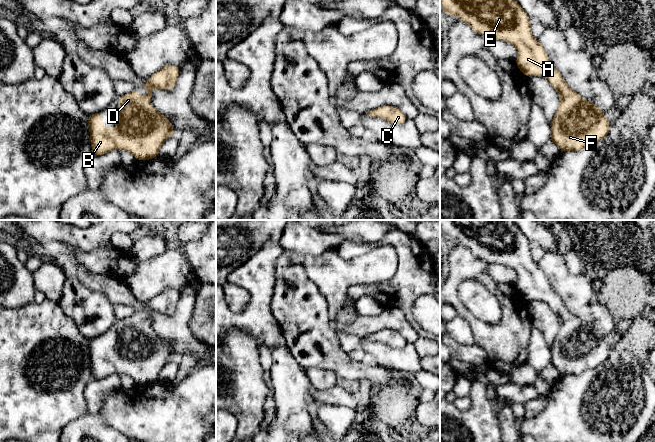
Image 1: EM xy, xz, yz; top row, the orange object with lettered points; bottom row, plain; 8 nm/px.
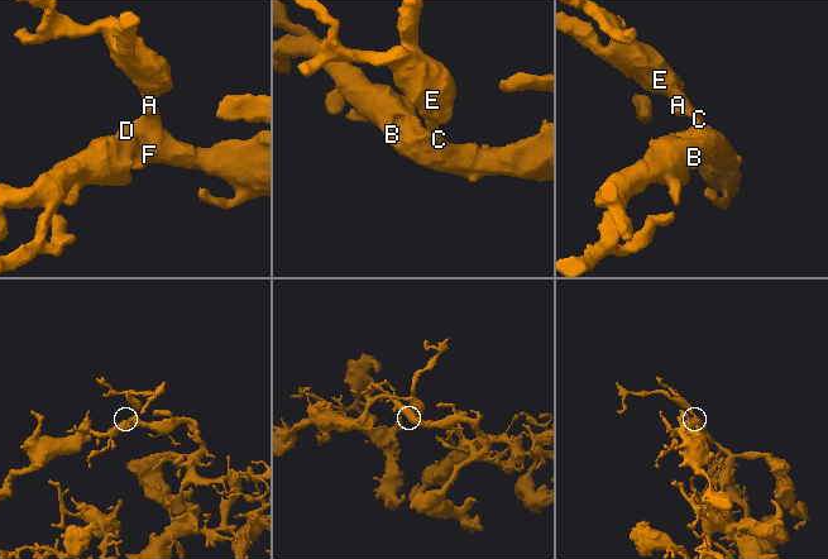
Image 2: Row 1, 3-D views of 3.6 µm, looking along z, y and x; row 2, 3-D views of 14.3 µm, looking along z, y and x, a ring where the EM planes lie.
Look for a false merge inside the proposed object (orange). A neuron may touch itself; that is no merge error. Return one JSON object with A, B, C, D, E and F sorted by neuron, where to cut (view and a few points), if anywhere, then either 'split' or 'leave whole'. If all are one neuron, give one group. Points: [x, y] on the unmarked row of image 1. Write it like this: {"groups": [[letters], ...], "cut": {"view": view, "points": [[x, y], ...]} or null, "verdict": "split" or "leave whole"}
{"groups": [["A", "B", "C", "D", "E", "F"]], "cut": null, "verdict": "leave whole"}

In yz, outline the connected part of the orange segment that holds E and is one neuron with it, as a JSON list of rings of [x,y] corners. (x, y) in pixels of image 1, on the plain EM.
[[[440,220],[440,228],[447,240],[457,239],[487,264],[503,264],[512,268],[518,275],[516,288],[525,300],[542,300],[551,306],[560,321],[560,328],[550,347],[550,363],[561,375],[580,375],[608,359],[609,345],[605,337],[568,310],[538,263],[533,261],[529,239],[513,220]]]

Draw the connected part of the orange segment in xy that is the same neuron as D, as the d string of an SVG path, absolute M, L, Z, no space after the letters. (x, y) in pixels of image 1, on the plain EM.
M165 289L159 295L154 297L148 306L141 310L148 315L147 320L138 320L138 313L120 320L120 328L115 340L122 345L118 347L117 352L106 352L102 349L102 335L88 341L90 355L91 371L94 379L103 379L112 374L125 374L132 377L136 384L148 384L158 380L160 371L171 359L176 358L168 343L158 336L153 329L144 327L152 326L153 313L172 314L176 310L180 292L175 289Z

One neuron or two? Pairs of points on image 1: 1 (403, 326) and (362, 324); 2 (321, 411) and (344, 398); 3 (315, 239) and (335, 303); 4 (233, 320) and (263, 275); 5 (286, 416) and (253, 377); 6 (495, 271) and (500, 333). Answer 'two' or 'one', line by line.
1: one
2: two
3: two
4: one
5: two
6: two

